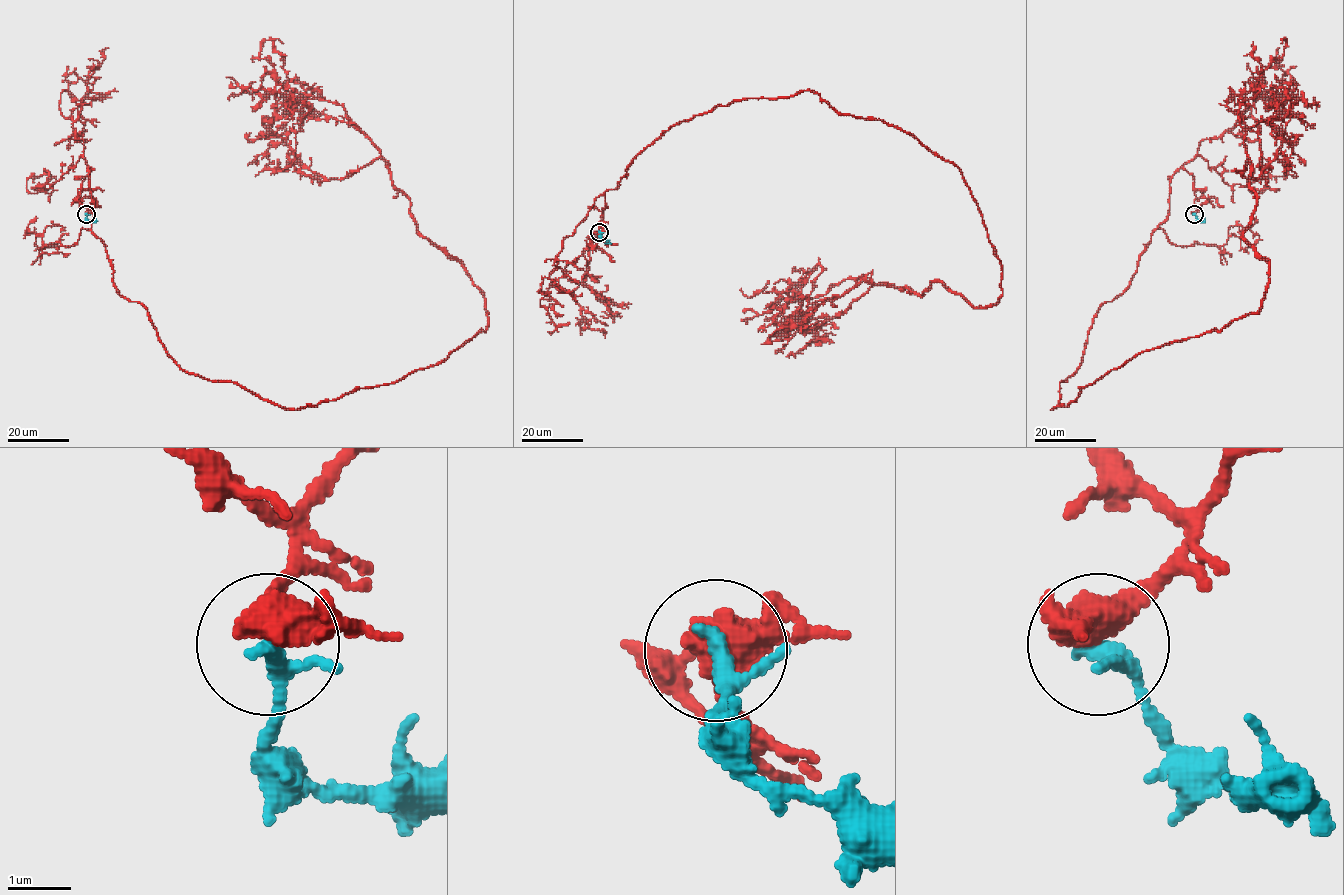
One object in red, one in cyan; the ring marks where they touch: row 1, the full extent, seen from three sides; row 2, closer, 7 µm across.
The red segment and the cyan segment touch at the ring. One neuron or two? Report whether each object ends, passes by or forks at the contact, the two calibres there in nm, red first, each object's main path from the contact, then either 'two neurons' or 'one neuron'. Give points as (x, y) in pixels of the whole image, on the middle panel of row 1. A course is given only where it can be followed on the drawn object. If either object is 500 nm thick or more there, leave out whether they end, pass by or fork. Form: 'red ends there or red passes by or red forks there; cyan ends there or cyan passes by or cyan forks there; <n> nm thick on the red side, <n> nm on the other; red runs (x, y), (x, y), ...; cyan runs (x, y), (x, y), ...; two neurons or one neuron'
550 nm thick on the red side, 240 nm on the other; red runs (600, 232), (604, 193), (663, 131), (812, 90), (952, 162), (1002, 295), (860, 276), (791, 299), (816, 265); cyan runs (600, 232), (600, 236), (610, 244); two neurons

